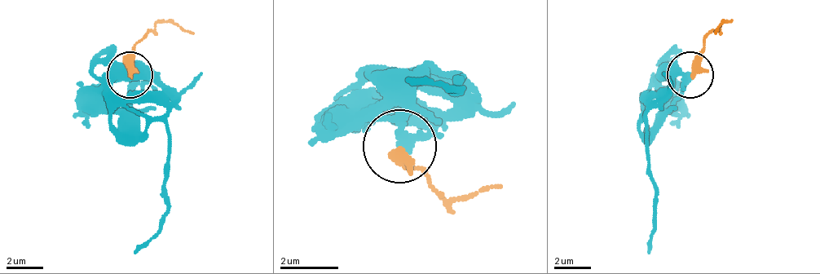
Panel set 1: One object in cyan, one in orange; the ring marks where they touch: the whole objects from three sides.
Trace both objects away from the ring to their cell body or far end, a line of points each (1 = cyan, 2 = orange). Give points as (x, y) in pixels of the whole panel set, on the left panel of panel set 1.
1: (130, 73), (144, 73), (163, 91), (168, 115), (168, 216), (135, 253)
2: (130, 73), (130, 50), (158, 23), (196, 32)

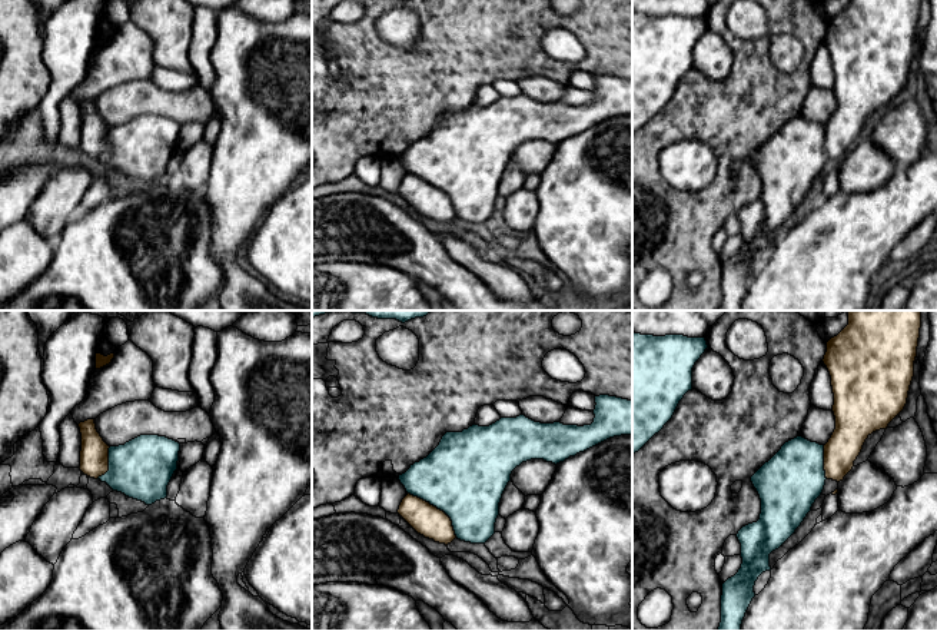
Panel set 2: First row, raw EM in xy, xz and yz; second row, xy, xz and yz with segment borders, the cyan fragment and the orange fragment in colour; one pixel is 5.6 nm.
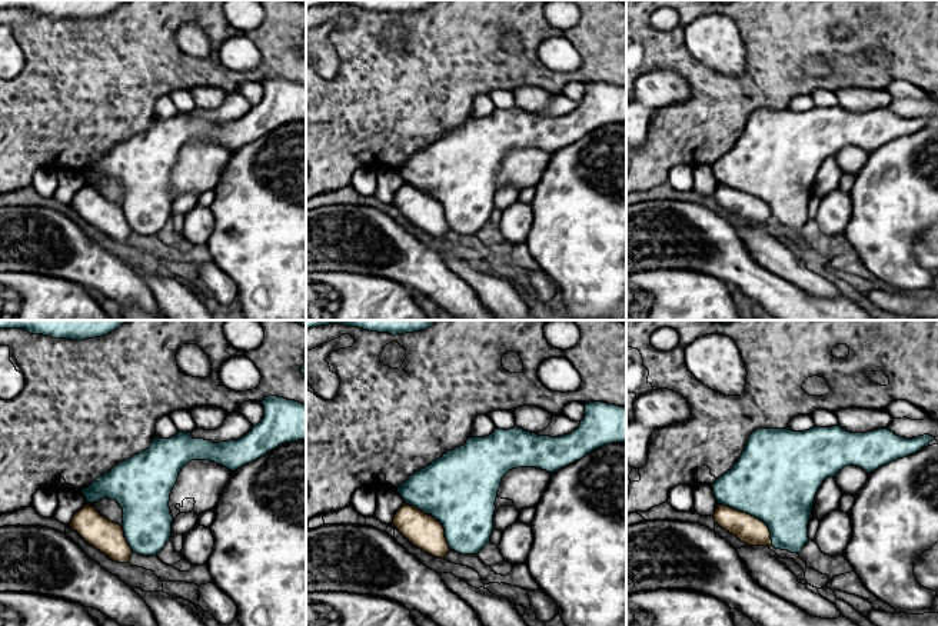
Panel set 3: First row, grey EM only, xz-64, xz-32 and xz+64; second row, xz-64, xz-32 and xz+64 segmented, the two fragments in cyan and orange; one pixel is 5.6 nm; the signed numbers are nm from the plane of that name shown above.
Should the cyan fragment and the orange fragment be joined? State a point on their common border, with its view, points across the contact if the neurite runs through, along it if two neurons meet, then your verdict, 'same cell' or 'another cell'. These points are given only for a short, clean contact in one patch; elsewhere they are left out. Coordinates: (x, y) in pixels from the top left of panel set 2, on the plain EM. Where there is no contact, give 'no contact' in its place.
xz (438, 188) | another cell

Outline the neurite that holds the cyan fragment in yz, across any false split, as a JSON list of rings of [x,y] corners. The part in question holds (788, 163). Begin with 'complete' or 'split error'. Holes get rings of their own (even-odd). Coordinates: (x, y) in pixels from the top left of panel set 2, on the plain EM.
complete; [[[797,116],[765,142],[751,162],[761,179],[761,193],[757,202],[742,206],[737,217],[741,223],[742,243],[738,252],[722,263],[721,302],[717,310],[741,310],[745,292],[755,276],[754,265],[758,256],[771,250],[770,233],[778,229],[801,205],[813,183],[825,165],[824,124]]]

